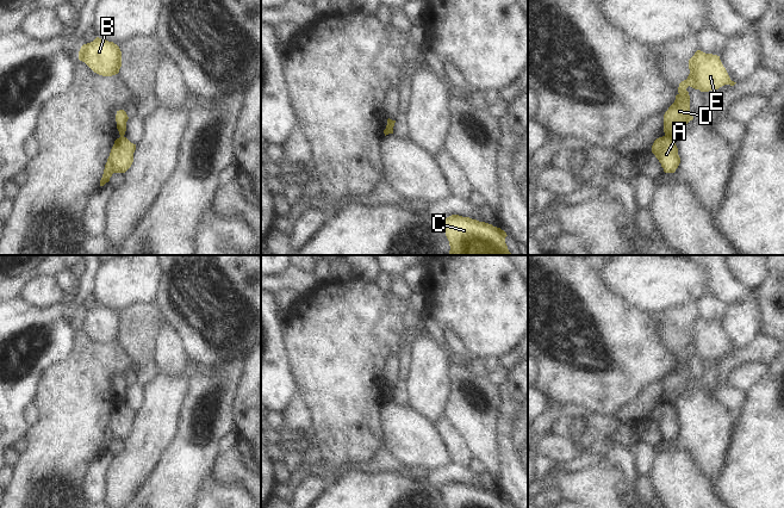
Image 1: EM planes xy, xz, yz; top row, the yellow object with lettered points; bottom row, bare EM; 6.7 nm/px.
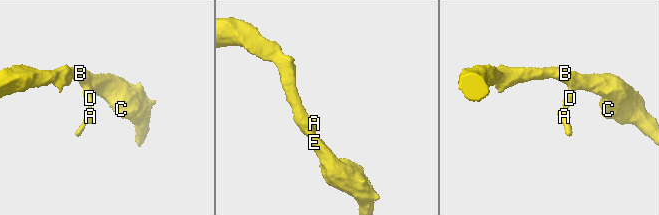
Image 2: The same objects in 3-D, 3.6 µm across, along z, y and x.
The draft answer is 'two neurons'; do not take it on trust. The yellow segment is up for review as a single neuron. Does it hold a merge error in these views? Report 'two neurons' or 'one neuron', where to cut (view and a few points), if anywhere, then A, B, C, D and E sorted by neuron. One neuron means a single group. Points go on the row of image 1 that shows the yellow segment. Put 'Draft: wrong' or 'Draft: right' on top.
Draft: right
two neurons | yz (665, 135), (672, 137) | A / B C D E

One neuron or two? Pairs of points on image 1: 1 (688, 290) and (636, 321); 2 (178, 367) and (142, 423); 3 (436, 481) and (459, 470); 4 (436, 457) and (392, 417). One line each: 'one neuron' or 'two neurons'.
1: two neurons
2: two neurons
3: one neuron
4: one neuron

